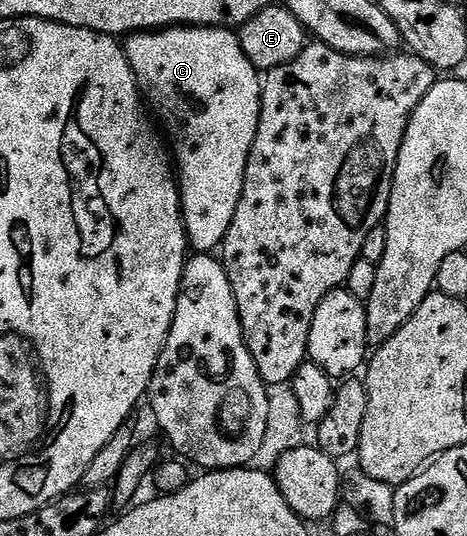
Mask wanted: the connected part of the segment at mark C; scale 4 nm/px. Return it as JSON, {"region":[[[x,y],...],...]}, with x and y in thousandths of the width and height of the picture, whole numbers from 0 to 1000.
{"region":[[[381,49],[313,56],[266,76],[268,106],[293,147],[317,200],[336,207],[351,252],[370,267],[366,291],[388,354],[388,403],[396,409],[396,437],[411,468],[456,474],[482,451],[486,429],[503,407],[529,317],[529,295],[555,243],[561,144],[555,129],[520,101],[505,58],[488,52],[424,52]]]}

